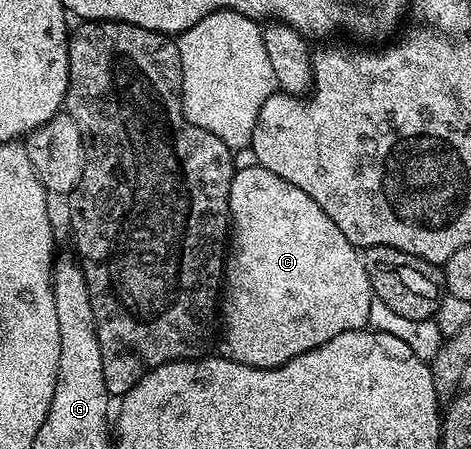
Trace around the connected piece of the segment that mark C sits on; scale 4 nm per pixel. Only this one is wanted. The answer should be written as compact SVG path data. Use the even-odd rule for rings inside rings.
M250 164L240 165L233 176L233 184L229 188L229 253L225 258L225 289L221 294L221 346L222 357L233 360L237 364L245 364L262 370L272 370L284 366L289 360L333 340L333 336L341 336L341 332L361 330L370 320L370 304L373 299L369 276L365 272L365 264L360 251L347 239L345 232L325 216L321 204L313 200L313 196L305 196L301 188L289 184L289 180L281 180L281 176L273 176L264 166Z

